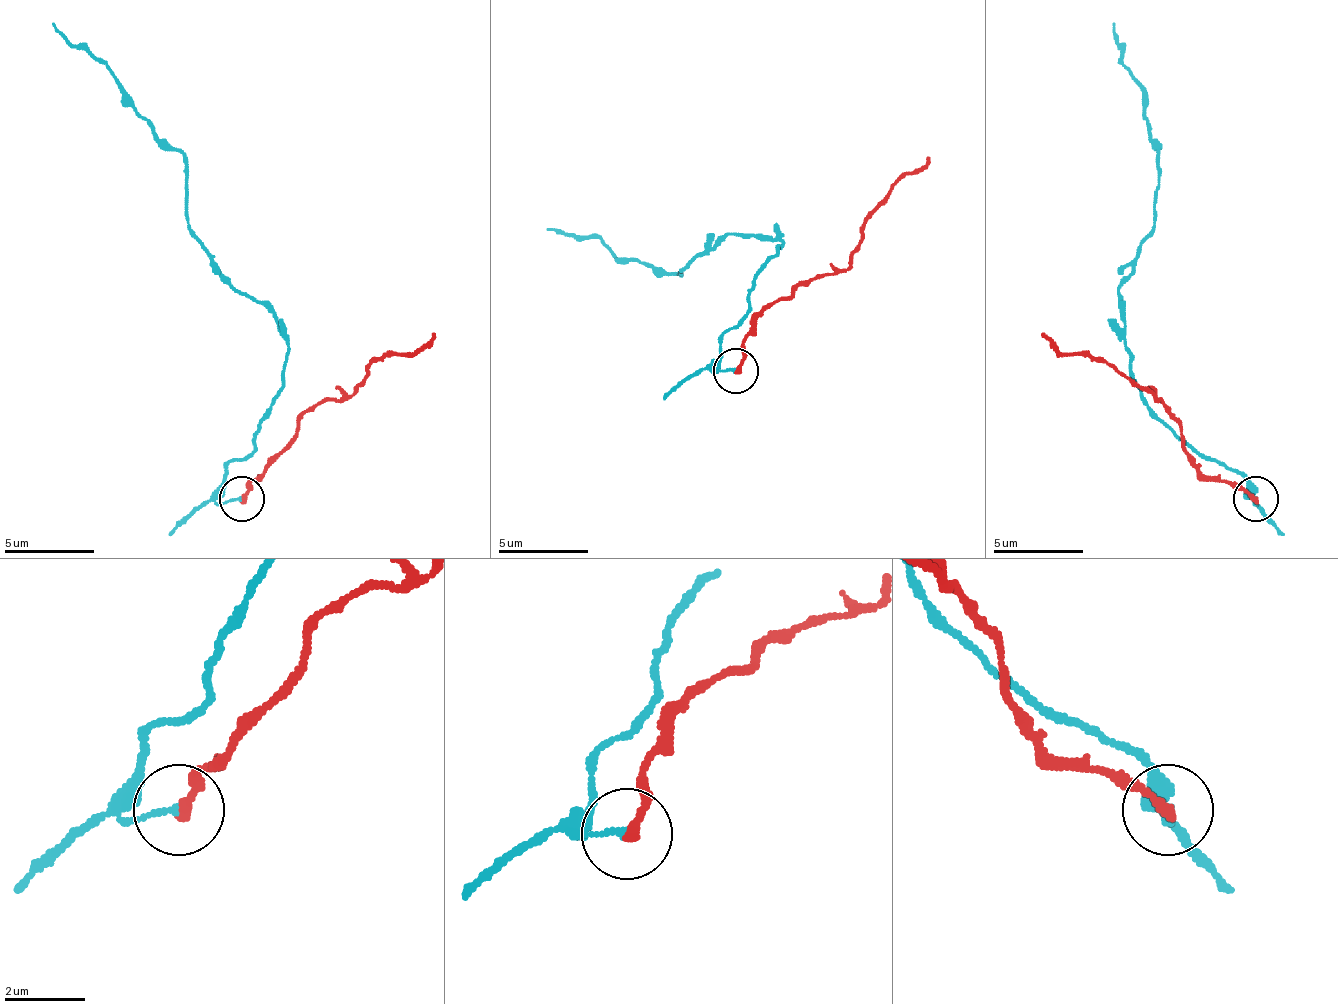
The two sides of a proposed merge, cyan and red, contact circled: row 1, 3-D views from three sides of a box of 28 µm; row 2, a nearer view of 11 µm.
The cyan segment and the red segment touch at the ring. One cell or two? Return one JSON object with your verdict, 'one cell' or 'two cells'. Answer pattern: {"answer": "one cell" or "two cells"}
{"answer": "two cells"}

